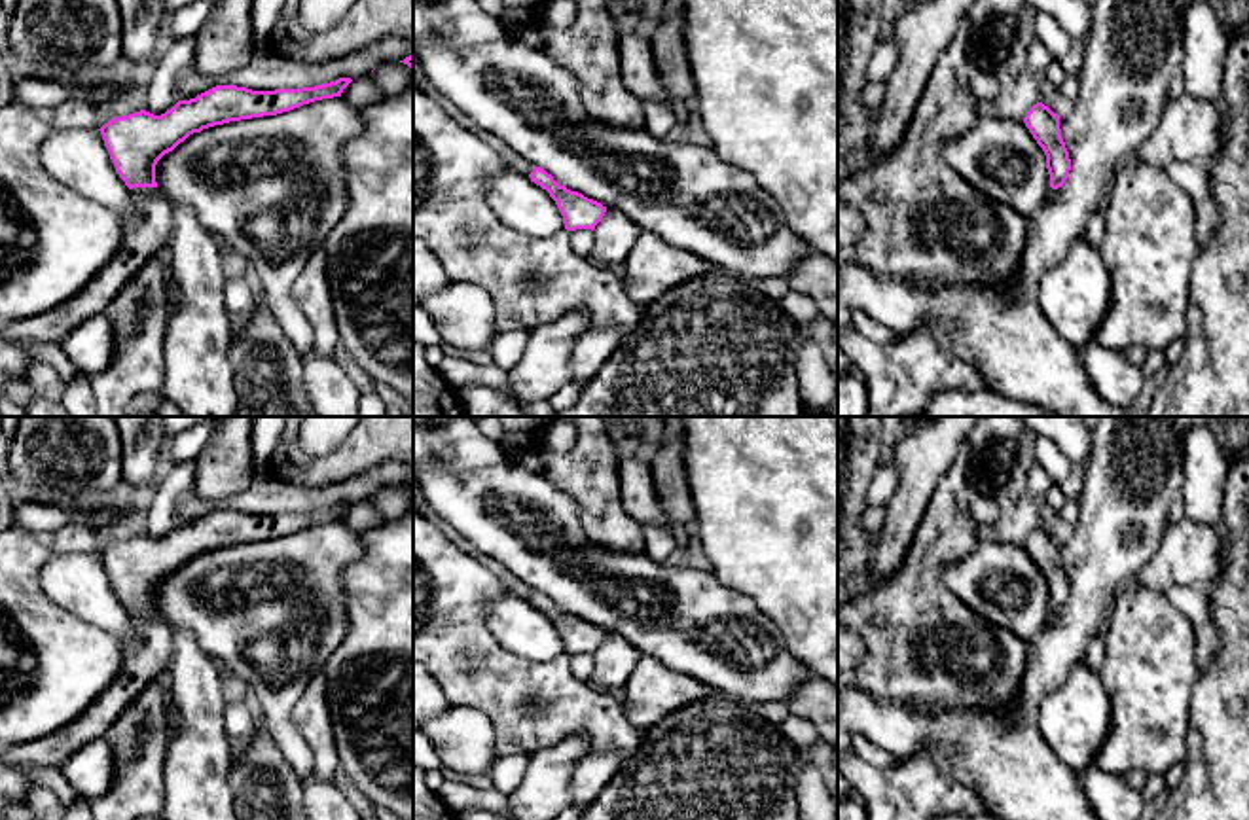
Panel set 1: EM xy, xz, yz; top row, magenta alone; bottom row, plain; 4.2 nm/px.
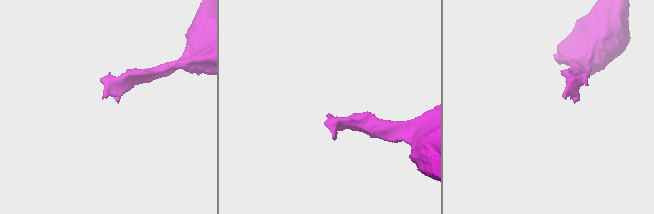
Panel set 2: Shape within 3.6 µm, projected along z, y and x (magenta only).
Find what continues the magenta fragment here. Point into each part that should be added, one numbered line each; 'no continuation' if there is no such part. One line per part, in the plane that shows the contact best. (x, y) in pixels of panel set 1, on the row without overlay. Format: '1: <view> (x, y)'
1: xy (146, 658)

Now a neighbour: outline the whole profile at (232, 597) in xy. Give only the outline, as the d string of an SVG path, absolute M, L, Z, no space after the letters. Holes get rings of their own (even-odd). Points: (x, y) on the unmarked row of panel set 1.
M334 521L277 540L203 553L190 559L155 589L157 614L165 625L172 633L190 629L214 661L224 663L256 693L271 739L299 780L315 775L315 756L294 725L292 710L347 634L341 570L360 555L360 534ZM267 634L282 636L286 648L275 680L263 678L246 655L248 648Z

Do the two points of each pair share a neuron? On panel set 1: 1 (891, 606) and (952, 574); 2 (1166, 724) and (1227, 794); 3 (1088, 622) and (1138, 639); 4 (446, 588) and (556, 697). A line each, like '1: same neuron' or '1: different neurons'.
1: different neurons
2: different neurons
3: different neurons
4: same neuron

